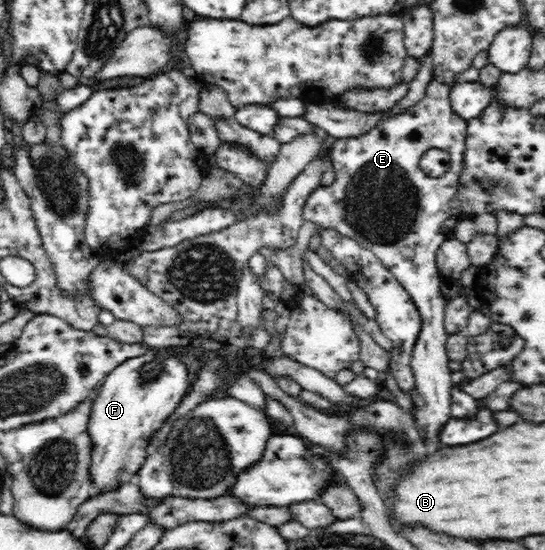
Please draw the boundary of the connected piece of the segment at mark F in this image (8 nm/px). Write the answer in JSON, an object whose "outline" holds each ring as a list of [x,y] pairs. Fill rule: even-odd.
{"outline":[[[168,346],[163,348],[152,347],[142,354],[127,358],[126,361],[115,366],[105,377],[93,399],[93,411],[90,413],[89,434],[93,438],[93,458],[90,470],[92,482],[102,489],[98,495],[104,495],[124,483],[135,482],[137,473],[149,456],[147,445],[155,431],[174,413],[176,406],[185,396],[190,385],[186,365],[170,353]]]}

